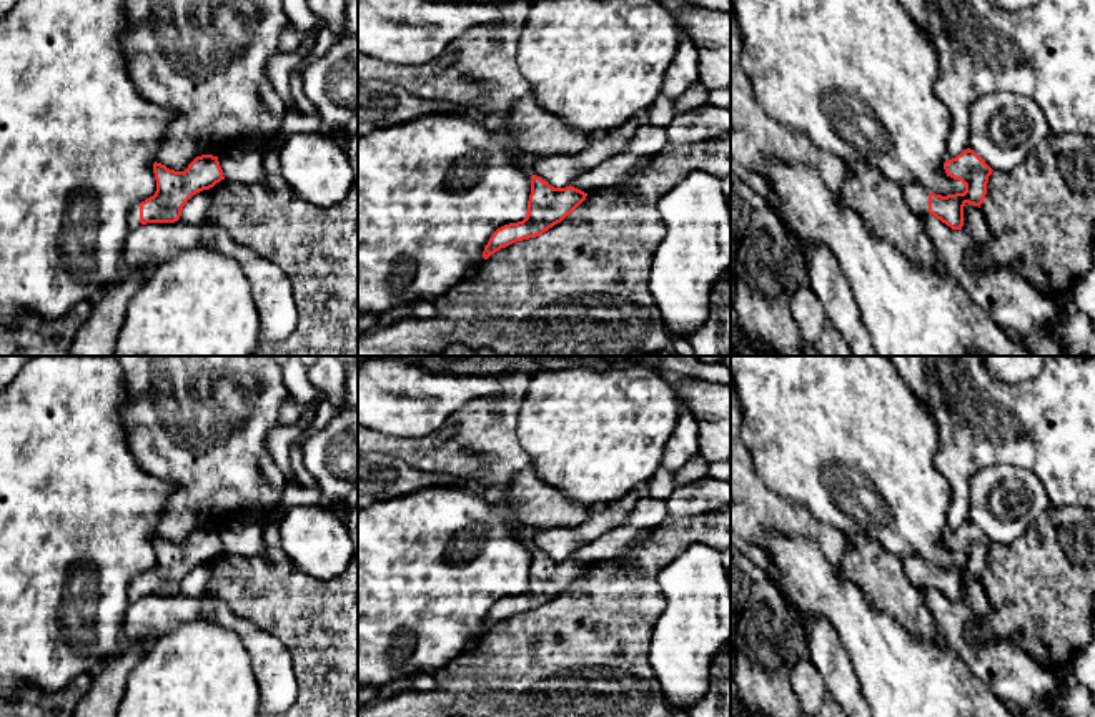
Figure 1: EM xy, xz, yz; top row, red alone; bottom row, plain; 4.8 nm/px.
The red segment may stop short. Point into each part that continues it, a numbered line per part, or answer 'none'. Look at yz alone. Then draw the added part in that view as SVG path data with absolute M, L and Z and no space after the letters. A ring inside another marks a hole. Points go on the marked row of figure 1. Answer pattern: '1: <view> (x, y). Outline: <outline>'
1: yz (916, 197). Outline: M915 181L904 183L902 193L905 205L919 218L924 218L929 213L929 193L920 183Z

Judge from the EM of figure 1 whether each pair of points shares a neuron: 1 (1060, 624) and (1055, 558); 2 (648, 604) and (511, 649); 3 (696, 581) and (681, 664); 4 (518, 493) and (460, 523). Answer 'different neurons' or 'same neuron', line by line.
1: same neuron
2: same neuron
3: same neuron
4: different neurons

